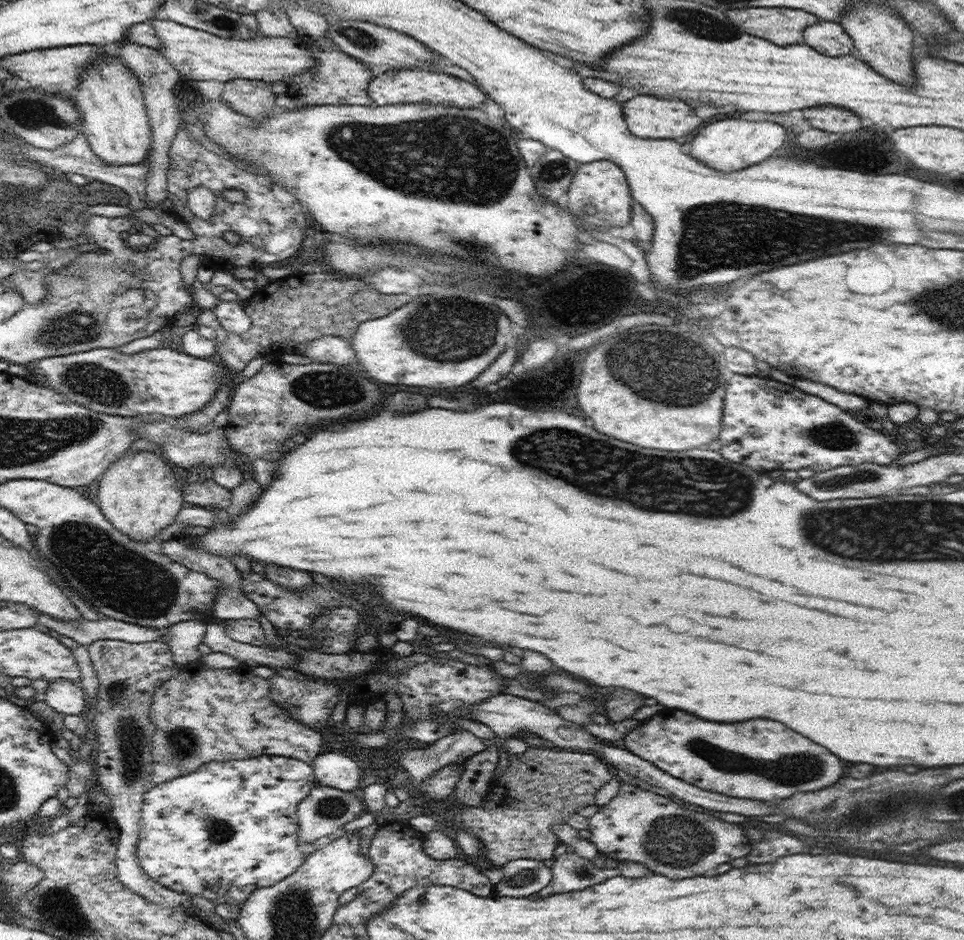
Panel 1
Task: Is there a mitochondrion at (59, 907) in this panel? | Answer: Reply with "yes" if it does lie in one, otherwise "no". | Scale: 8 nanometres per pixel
yes

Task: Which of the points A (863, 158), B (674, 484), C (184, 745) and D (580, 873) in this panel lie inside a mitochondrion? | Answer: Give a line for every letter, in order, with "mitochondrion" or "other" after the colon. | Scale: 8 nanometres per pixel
A: other
B: mitochondrion
C: mitochondrion
D: mitochondrion

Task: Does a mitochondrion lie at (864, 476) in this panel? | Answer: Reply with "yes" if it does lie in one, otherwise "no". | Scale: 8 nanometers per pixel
yes

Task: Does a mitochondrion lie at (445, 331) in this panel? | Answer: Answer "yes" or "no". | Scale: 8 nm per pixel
yes

